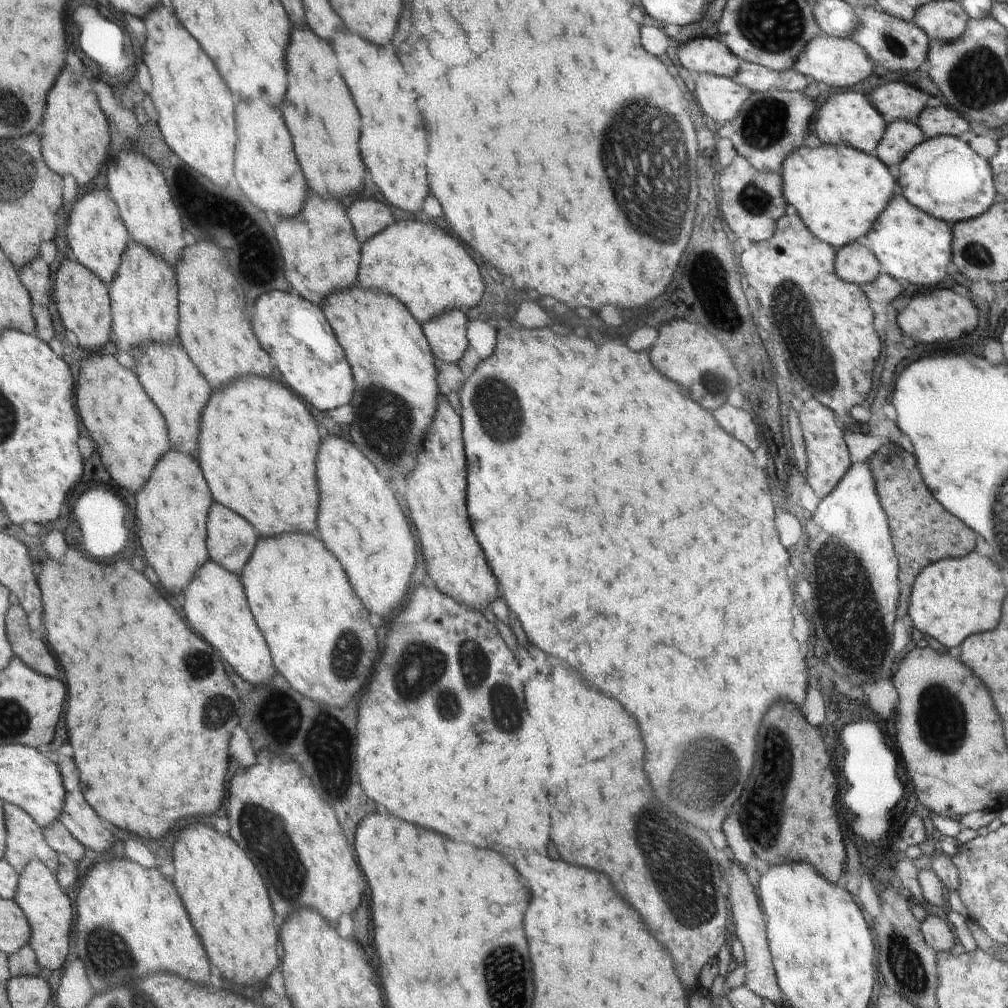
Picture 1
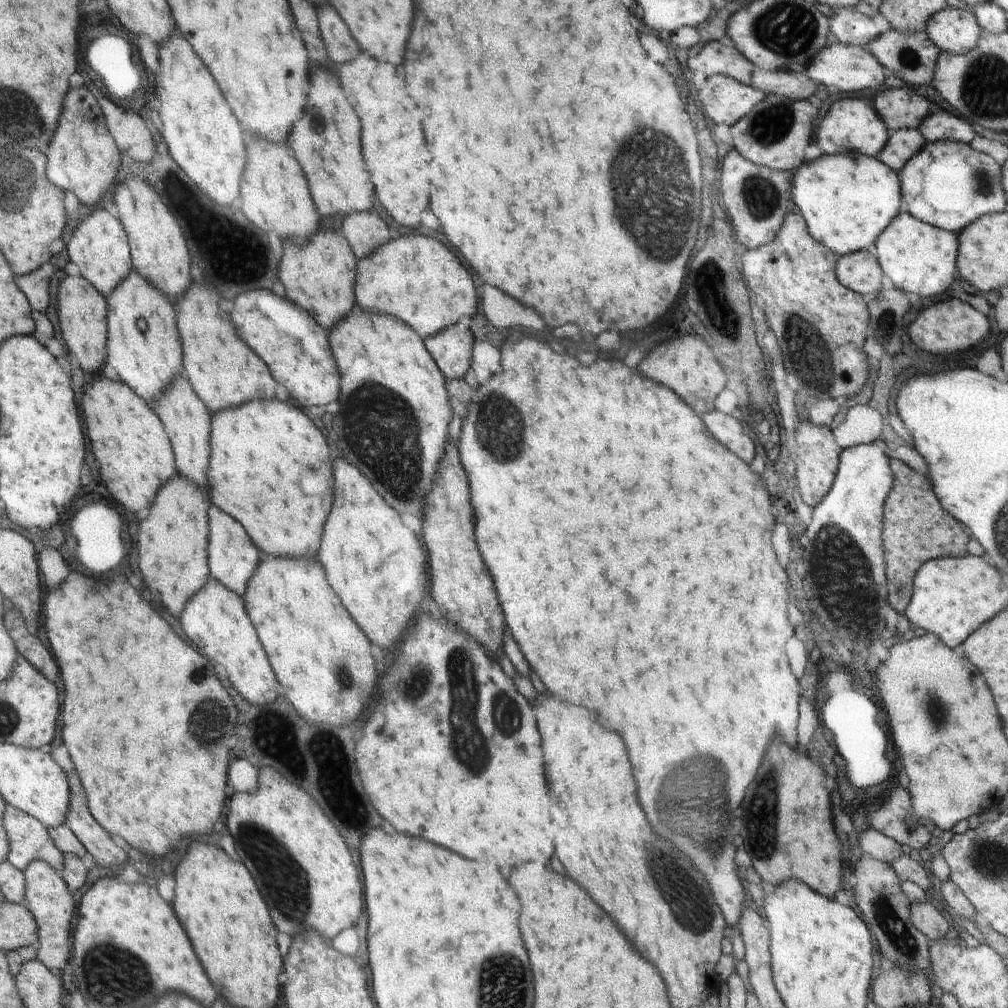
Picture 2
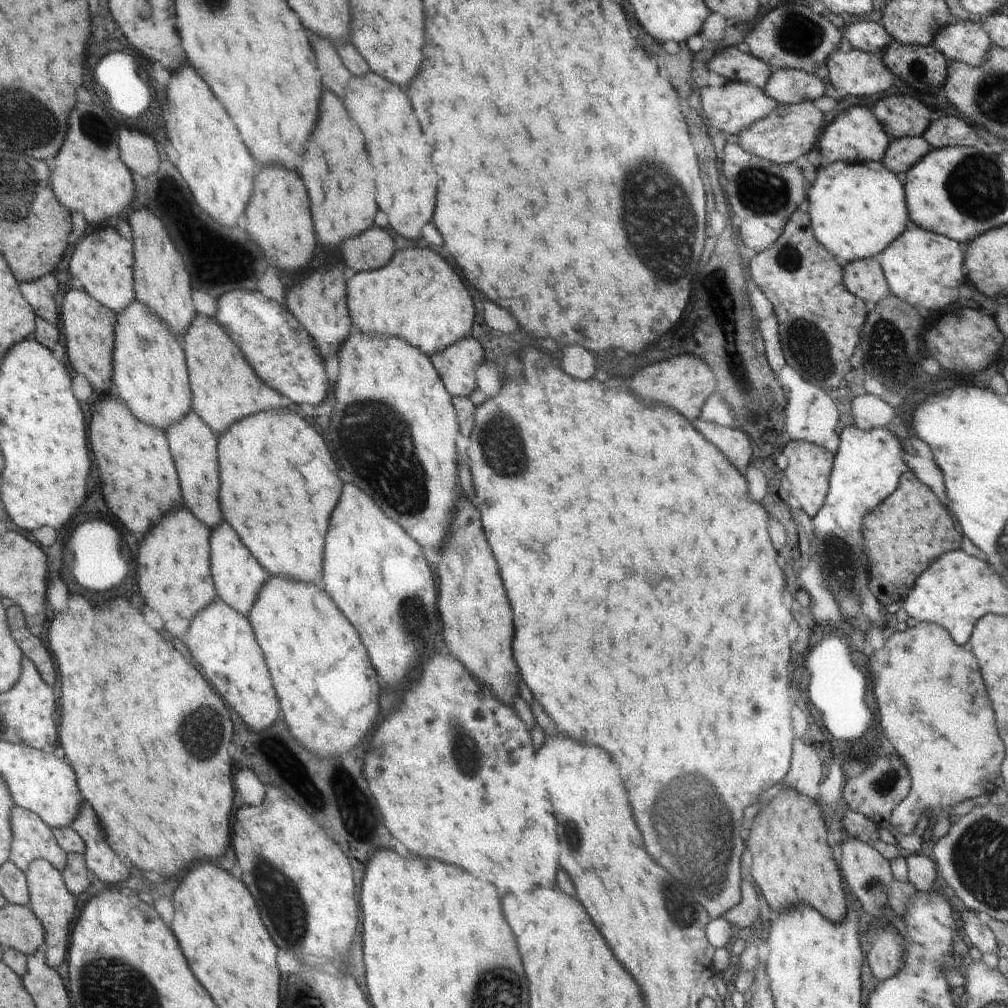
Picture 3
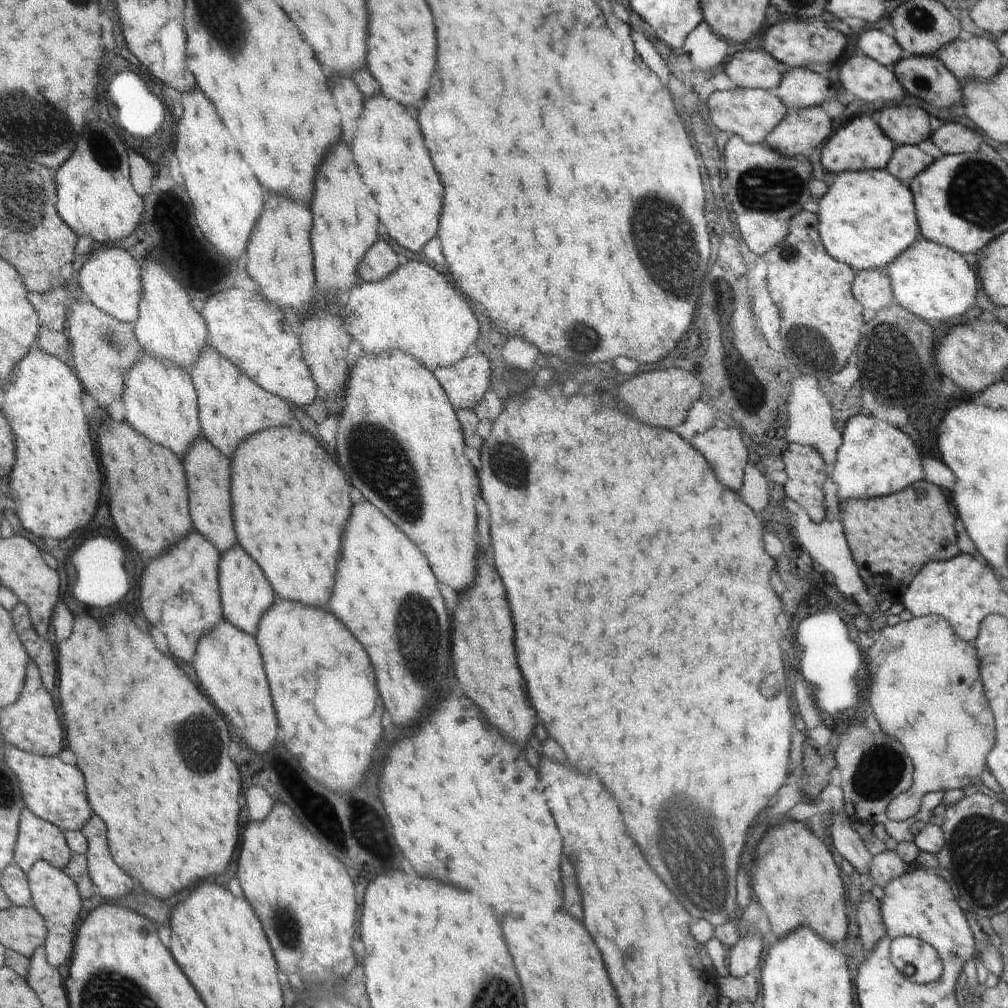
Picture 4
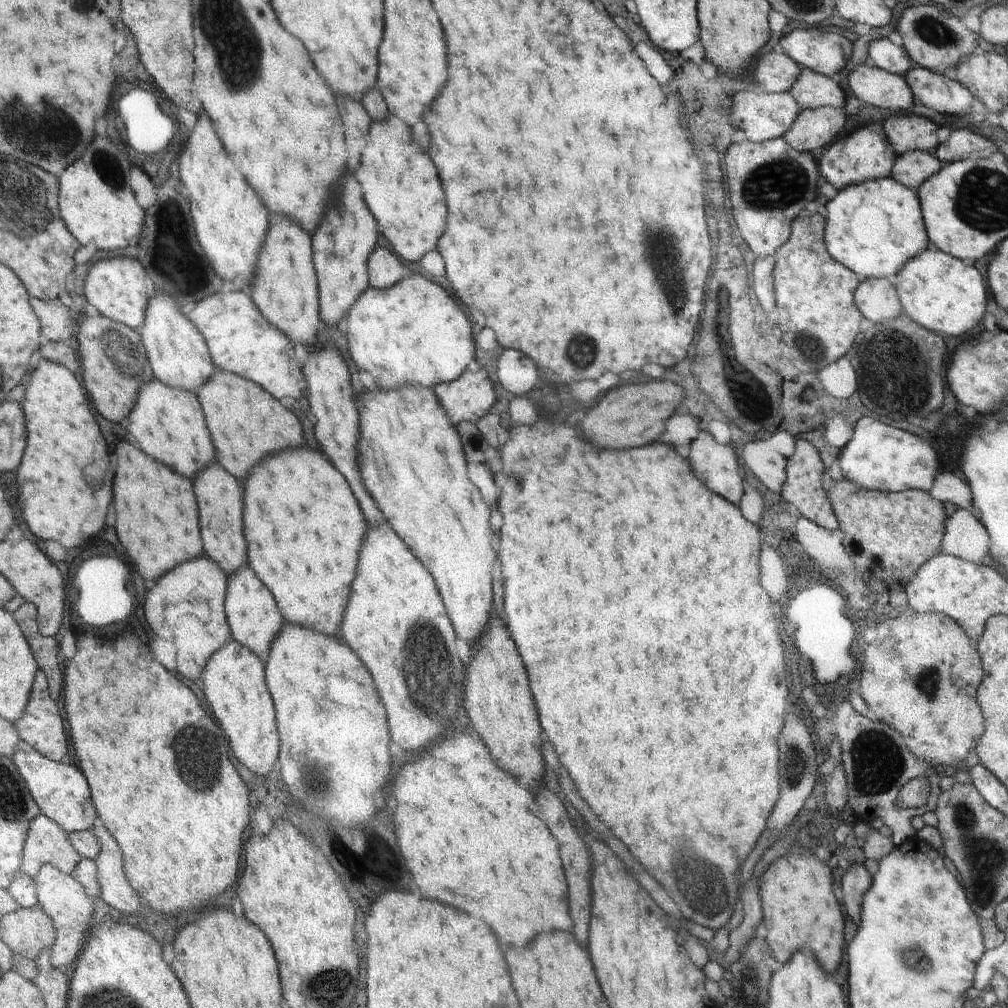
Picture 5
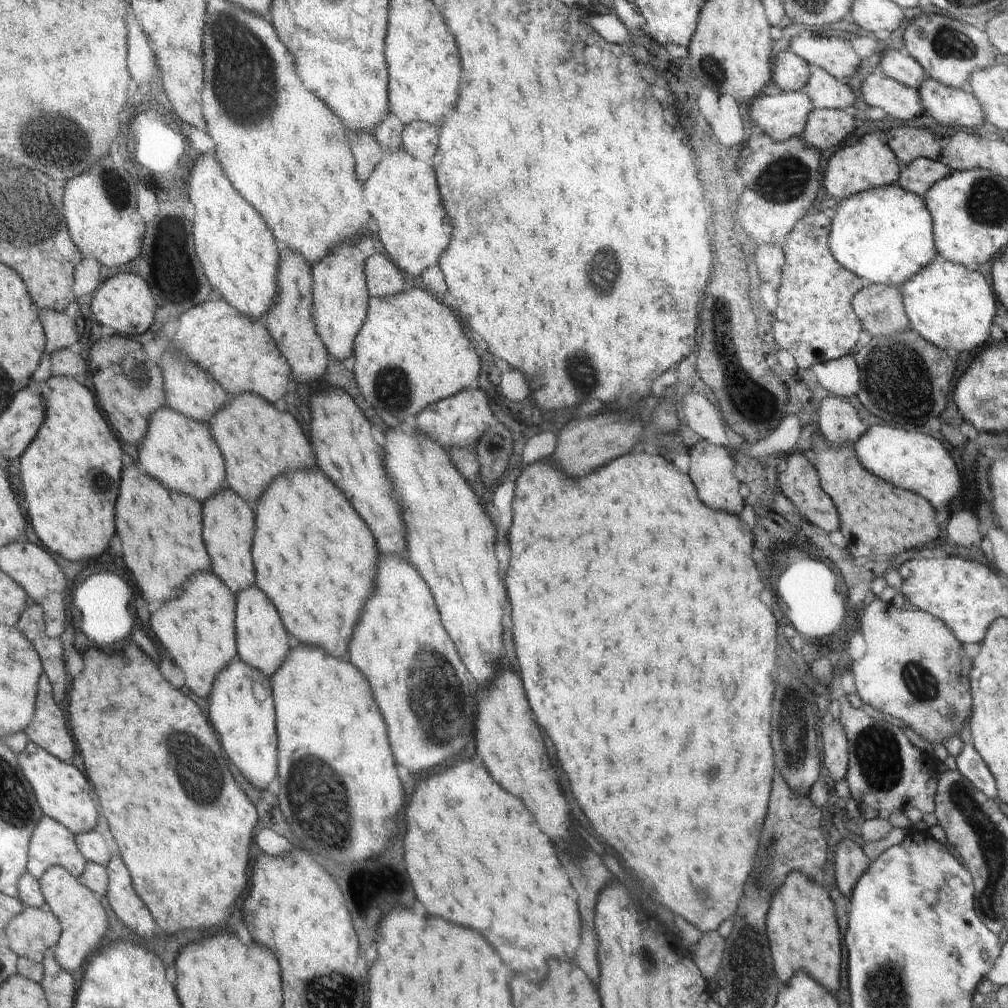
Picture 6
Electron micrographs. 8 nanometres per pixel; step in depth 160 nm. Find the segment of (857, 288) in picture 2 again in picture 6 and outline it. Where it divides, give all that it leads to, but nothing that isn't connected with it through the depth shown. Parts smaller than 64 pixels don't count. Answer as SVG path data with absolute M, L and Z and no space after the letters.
M868 284L852 302L854 312L872 337L885 337L912 328L901 288Z

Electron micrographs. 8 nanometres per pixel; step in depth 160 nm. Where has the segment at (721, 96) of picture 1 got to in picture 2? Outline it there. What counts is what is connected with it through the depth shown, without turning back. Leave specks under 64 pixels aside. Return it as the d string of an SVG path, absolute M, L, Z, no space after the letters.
M710 75L698 92L706 116L716 124L729 126L740 122L766 96L762 91L726 75Z

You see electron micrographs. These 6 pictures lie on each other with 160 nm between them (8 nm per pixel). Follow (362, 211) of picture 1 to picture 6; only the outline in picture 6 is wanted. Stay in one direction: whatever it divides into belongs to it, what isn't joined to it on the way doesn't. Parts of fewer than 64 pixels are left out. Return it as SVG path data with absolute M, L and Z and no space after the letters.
M372 254L366 260L366 280L369 295L378 298L398 295L404 290L404 276L402 272L382 254Z

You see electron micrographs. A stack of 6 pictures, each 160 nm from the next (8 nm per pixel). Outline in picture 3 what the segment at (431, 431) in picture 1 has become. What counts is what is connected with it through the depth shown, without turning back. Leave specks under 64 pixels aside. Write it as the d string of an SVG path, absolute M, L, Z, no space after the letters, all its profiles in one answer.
M462 496L462 504L458 504L458 520L450 524L454 528L440 552L438 578L442 580L444 640L452 657L456 657L475 679L487 684L501 701L509 703L518 692L520 682L512 658L512 610L498 574L498 564L482 532L480 516L468 496Z

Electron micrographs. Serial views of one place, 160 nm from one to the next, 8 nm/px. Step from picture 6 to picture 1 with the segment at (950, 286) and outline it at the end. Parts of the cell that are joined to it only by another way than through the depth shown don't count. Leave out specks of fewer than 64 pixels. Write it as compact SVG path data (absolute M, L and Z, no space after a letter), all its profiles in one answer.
M904 195L894 198L894 204L886 208L886 216L878 220L878 228L864 236L863 241L881 260L884 272L904 284L916 286L938 286L946 276L946 266L950 262L950 248L953 248L953 232L950 226L935 216L930 216L915 207Z

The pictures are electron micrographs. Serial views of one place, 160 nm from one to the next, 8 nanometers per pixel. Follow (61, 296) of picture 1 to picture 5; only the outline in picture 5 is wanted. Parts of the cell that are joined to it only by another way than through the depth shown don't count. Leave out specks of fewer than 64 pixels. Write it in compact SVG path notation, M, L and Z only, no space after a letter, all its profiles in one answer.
M99 314L88 317L82 323L80 340L82 378L86 379L96 406L108 420L122 422L132 414L136 402L141 398L141 392L149 386L150 381L157 378L142 333Z

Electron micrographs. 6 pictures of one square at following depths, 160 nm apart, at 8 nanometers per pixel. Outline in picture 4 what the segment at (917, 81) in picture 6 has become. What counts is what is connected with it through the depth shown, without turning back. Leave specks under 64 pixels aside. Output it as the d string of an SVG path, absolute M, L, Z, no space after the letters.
M880 29L858 31L853 36L853 45L857 51L886 67L894 66L905 56L897 40L882 33Z

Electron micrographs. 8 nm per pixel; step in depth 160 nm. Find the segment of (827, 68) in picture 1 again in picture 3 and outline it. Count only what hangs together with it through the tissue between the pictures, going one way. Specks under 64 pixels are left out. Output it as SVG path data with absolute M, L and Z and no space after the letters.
M846 47L830 54L825 65L828 68L828 80L838 92L844 95L850 94L858 98L876 96L880 92L890 90L890 86L894 84L893 71L885 64L881 53L864 52Z

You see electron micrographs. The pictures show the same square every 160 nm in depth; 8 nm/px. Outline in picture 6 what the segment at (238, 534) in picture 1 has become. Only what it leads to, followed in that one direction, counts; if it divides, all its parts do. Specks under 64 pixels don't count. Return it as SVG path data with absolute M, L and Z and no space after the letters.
M248 587L237 594L237 656L269 677L282 664L291 648L290 634L282 624L281 613L261 588Z

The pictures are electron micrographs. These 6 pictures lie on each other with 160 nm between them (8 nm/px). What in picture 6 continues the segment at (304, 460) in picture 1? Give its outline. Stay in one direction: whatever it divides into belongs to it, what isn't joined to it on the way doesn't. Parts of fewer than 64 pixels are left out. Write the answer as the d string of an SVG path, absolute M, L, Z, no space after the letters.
M316 468L291 469L276 476L258 500L256 508L252 558L257 587L273 601L281 613L282 624L300 643L316 644L334 656L344 657L358 612L370 592L374 592L372 586L378 572L380 550L373 531L345 493L342 494L338 486Z

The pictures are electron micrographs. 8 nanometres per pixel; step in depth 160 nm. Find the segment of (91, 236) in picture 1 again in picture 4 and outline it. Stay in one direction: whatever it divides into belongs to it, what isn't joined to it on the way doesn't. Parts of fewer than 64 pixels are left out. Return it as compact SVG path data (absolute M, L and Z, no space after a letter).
M96 242L94 248L85 256L83 265L78 268L79 283L94 304L104 312L127 323L134 323L141 315L142 262L136 260L126 248L109 243Z

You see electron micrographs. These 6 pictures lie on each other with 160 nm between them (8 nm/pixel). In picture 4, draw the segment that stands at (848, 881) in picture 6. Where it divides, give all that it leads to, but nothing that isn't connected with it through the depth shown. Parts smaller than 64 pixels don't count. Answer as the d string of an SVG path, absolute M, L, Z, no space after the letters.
M868 891L861 894L856 920L864 948L872 950L886 931L885 925L882 924L881 902L872 892Z

